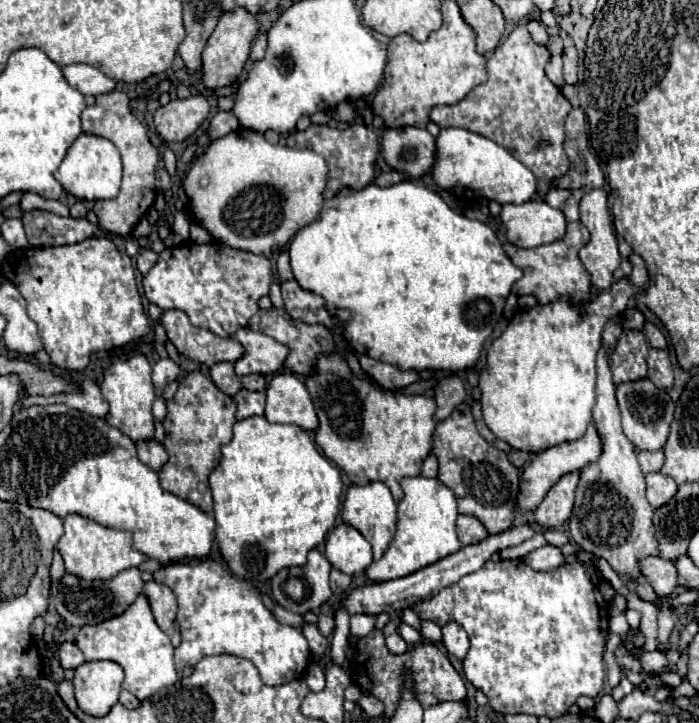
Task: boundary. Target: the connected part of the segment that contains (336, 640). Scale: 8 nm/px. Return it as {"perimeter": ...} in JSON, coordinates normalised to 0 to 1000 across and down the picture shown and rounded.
{"perimeter":[[[489,838],[486,844],[481,844],[481,871],[478,871],[478,882],[475,882],[475,893],[472,893],[472,907],[475,907],[475,916],[489,921],[492,913],[495,913],[495,896],[498,896],[498,877],[501,877],[501,866],[498,866],[498,858],[501,858],[501,849],[498,844]]]}

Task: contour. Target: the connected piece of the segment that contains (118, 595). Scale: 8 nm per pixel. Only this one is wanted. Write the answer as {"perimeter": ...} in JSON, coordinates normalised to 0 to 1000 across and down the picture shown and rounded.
{"perimeter":[[[197,786],[177,788],[157,802],[134,802],[134,805],[123,805],[112,797],[92,794],[89,802],[74,805],[74,824],[77,824],[80,844],[92,855],[92,860],[114,869],[114,866],[149,860],[155,855],[163,855],[166,849],[175,849],[195,830],[195,822],[200,822],[203,813],[206,813],[206,805],[200,799]]]}

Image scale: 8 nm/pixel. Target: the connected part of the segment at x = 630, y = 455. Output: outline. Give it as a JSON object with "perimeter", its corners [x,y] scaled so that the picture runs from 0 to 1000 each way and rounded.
{"perimeter":[[[864,476],[853,490],[853,562],[847,570],[850,589],[861,606],[861,628],[853,639],[838,642],[830,650],[830,664],[824,672],[821,705],[815,714],[815,741],[838,763],[847,763],[884,791],[901,794],[913,802],[913,824],[924,833],[938,830],[938,819],[927,805],[921,805],[910,777],[924,769],[941,769],[938,744],[933,739],[933,703],[924,692],[921,656],[913,645],[907,614],[893,603],[887,589],[887,567],[881,556],[881,534],[876,528],[870,487]]]}

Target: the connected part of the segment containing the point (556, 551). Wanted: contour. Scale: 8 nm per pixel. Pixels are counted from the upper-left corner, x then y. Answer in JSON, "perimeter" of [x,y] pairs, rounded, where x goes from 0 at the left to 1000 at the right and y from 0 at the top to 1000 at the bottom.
{"perimeter":[[[781,752],[770,761],[761,761],[755,769],[750,769],[750,777],[761,786],[761,788],[770,788],[770,791],[790,791],[795,788],[798,783],[804,783],[810,775],[807,775],[807,766],[798,755],[790,755],[790,752]]]}

